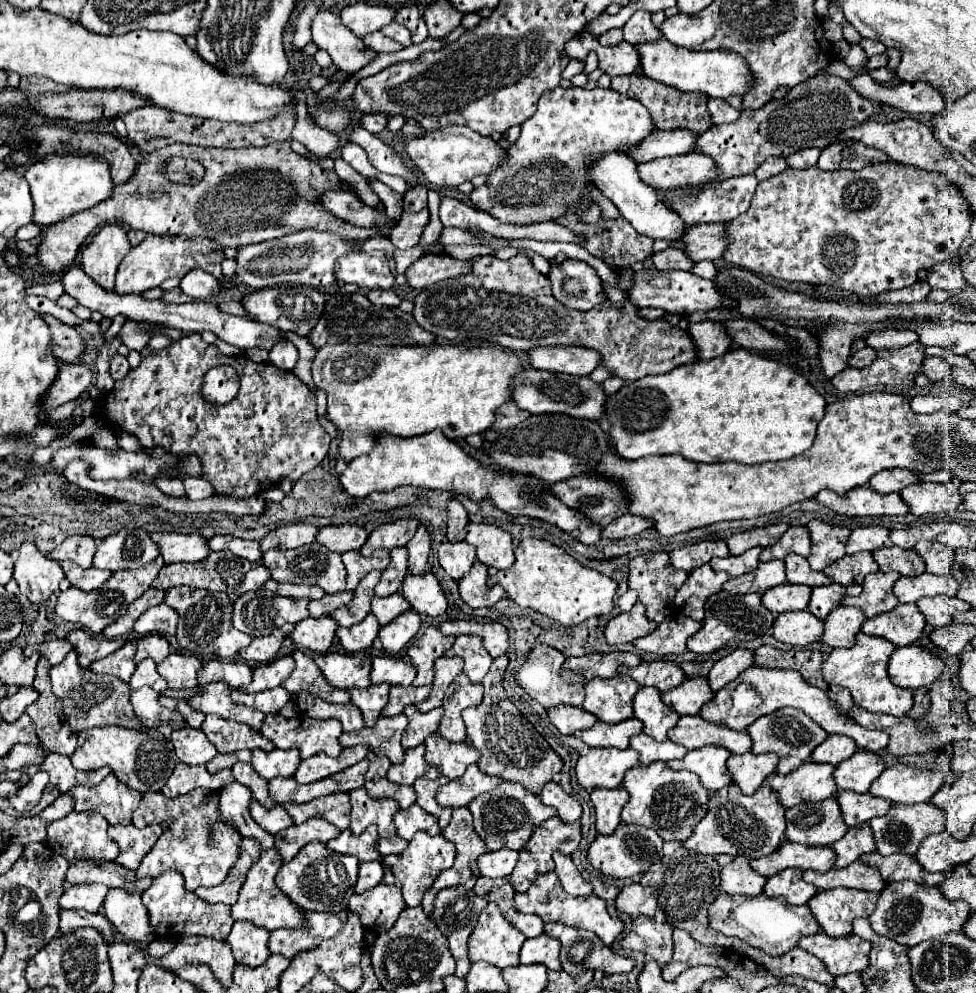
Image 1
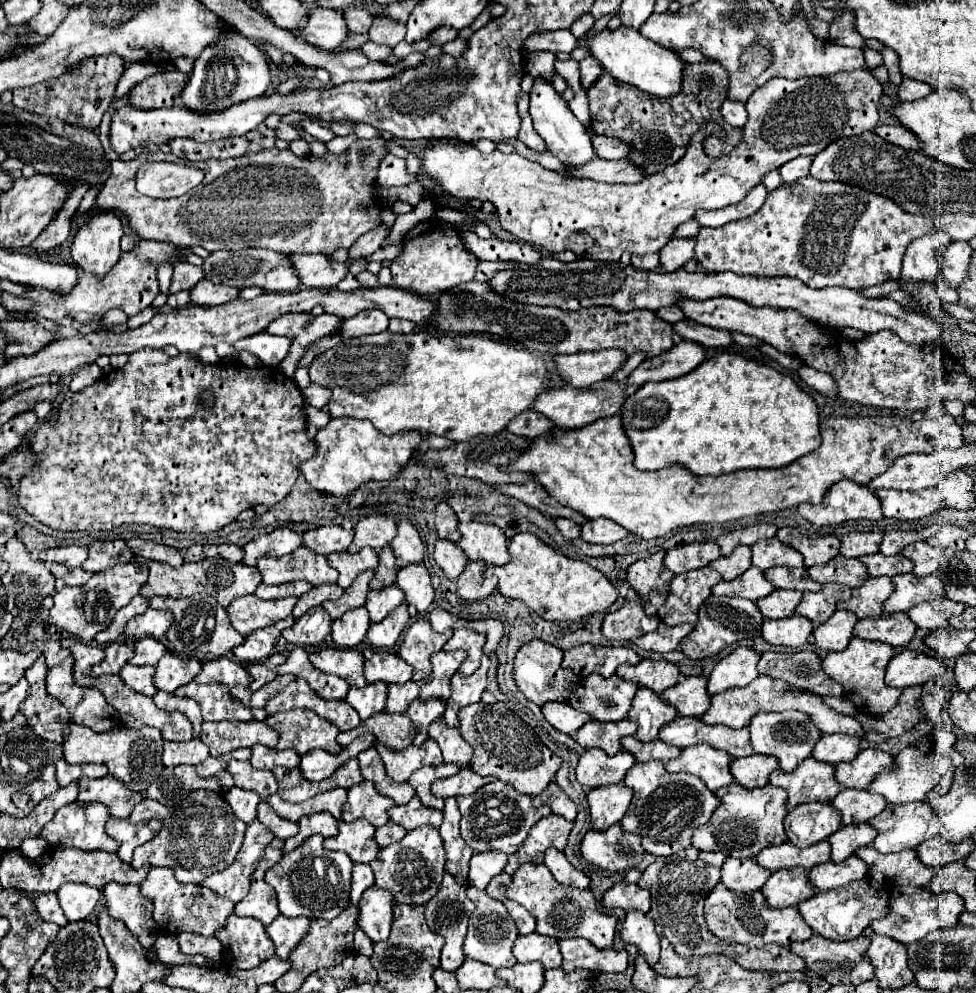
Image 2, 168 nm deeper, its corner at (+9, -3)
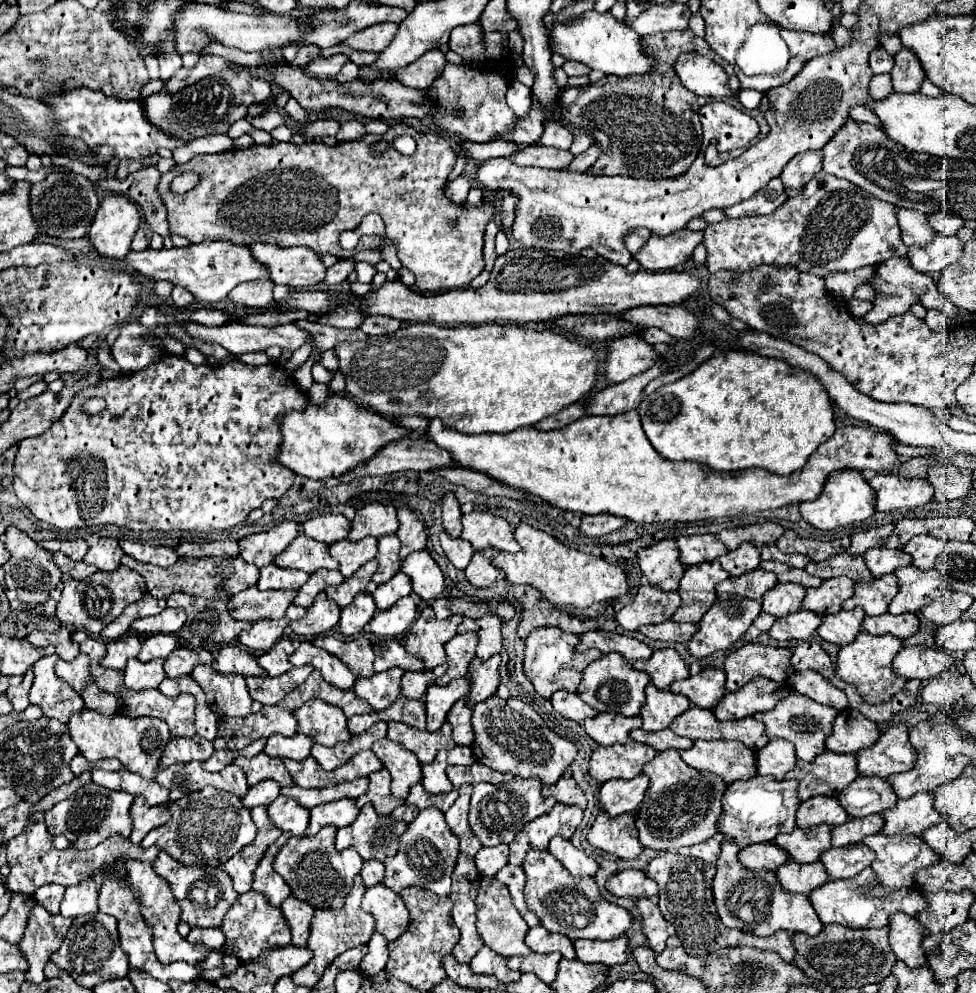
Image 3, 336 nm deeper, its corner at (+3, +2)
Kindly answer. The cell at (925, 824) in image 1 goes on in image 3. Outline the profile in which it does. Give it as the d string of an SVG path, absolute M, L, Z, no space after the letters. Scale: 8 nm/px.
M914 794L912 798L898 800L894 808L882 812L882 818L884 818L882 832L886 836L896 834L920 836L924 830L944 820L944 816L940 816L940 812L934 808L932 794Z

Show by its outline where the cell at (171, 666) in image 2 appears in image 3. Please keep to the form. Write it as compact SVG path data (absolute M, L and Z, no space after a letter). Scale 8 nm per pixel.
M176 648L176 652L172 652L172 656L166 658L164 670L168 678L182 678L188 676L198 664L208 664L208 662L212 662L212 654L206 650L194 652L188 648Z

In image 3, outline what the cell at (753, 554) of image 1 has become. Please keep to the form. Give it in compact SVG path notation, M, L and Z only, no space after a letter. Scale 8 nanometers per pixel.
M740 544L736 550L718 558L730 576L742 576L760 564L760 552L752 544Z

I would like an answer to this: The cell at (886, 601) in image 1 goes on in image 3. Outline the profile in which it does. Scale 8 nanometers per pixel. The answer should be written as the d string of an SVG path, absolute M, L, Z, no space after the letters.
M884 574L872 582L858 582L854 596L844 602L844 610L860 606L868 616L884 614L896 592L898 592L898 580L894 574Z

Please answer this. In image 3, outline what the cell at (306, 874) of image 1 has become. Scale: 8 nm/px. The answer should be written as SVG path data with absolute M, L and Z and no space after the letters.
M334 826L322 828L316 836L306 836L306 838L292 836L274 860L274 870L290 886L292 896L302 902L308 902L316 910L342 908L346 894L352 888L352 880L360 872L360 866L362 866L362 860L356 850L348 848L348 850L338 852L334 848L334 836L336 836Z

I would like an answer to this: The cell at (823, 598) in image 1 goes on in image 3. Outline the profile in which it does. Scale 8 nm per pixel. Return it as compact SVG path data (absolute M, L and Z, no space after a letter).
M848 576L824 580L818 588L806 588L806 596L802 602L804 610L816 612L818 616L836 614L842 610L842 602L854 594L854 582Z

